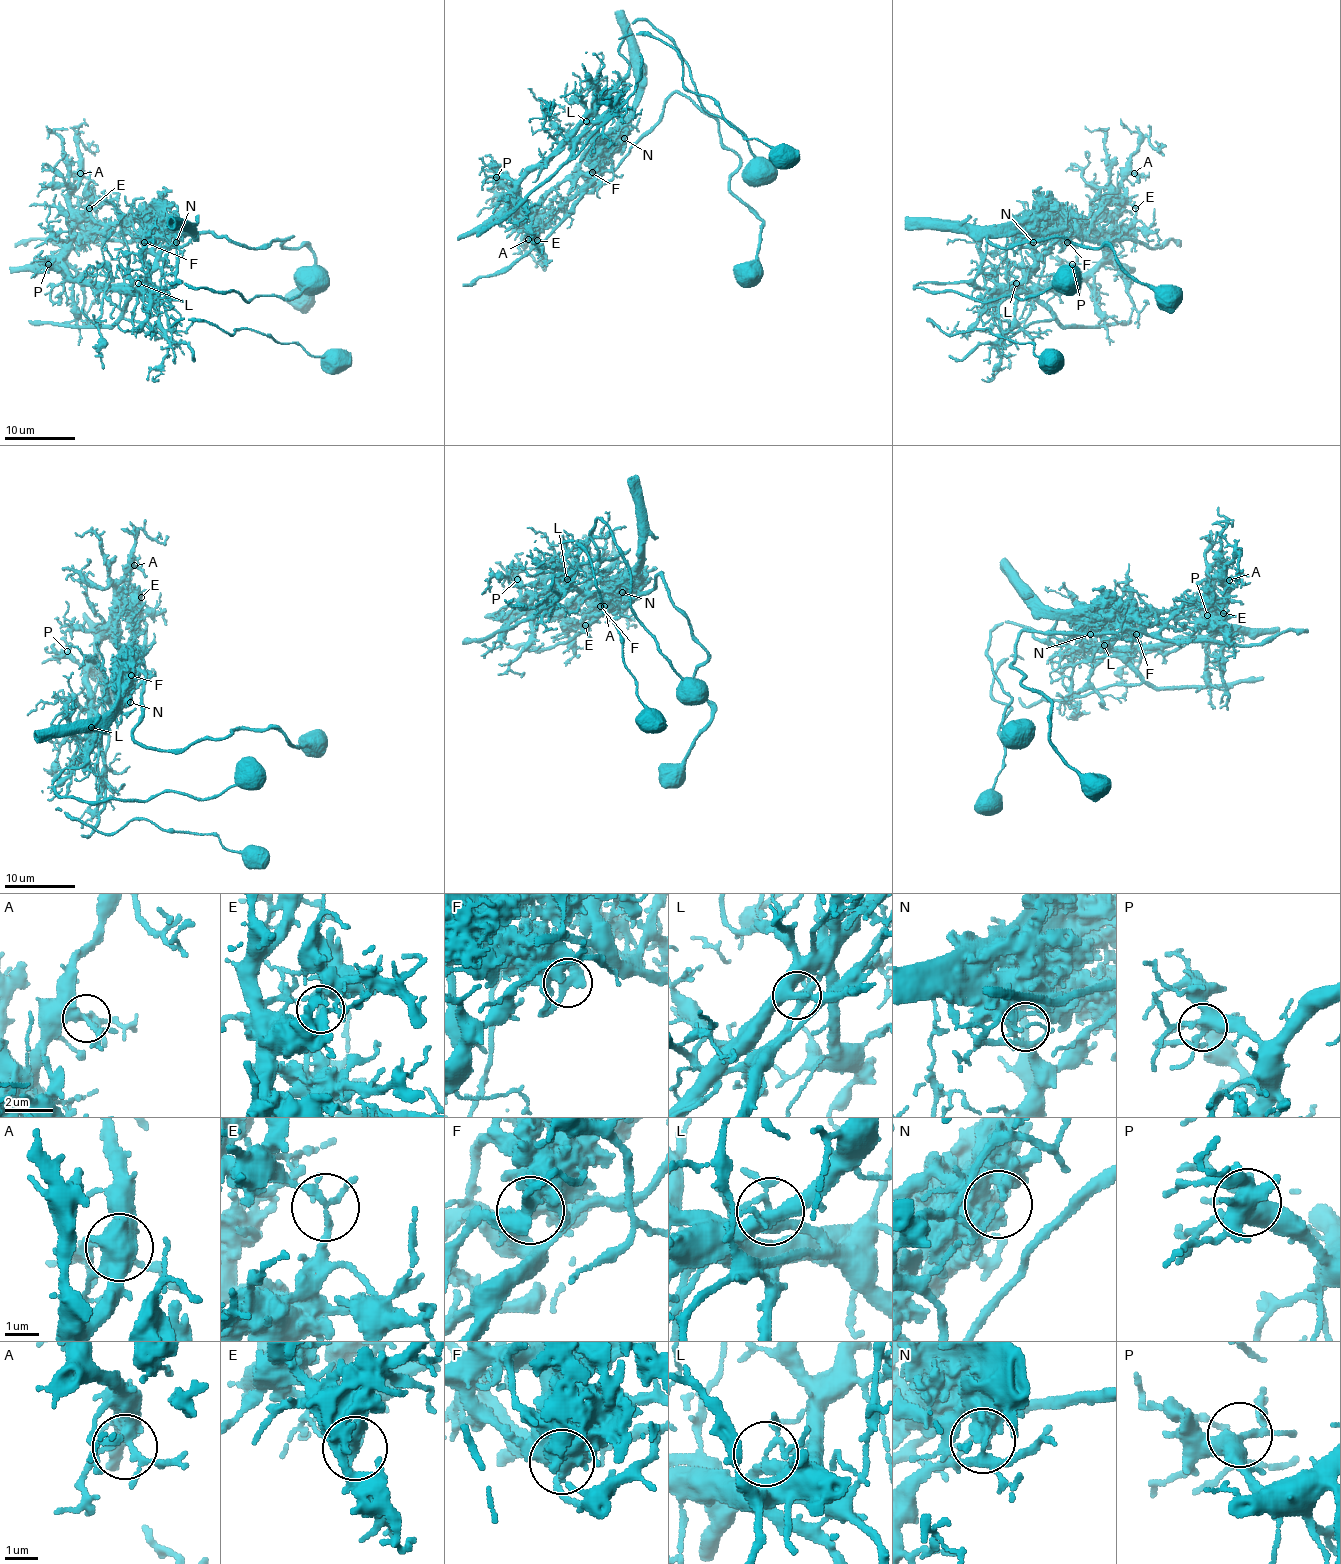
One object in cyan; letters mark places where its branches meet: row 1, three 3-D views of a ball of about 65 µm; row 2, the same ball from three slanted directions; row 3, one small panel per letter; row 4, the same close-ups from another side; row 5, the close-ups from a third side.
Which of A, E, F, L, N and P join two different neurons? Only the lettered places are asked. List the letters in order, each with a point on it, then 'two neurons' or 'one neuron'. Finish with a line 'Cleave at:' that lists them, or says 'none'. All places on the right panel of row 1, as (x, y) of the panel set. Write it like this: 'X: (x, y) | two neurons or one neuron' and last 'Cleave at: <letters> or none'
A: (1134, 173) | one neuron
E: (1135, 208) | two neurons
F: (1067, 242) | two neurons
L: (1016, 283) | two neurons
N: (1033, 242) | two neurons
P: (1072, 264) | one neuron
Cleave at: E, F, L, N

